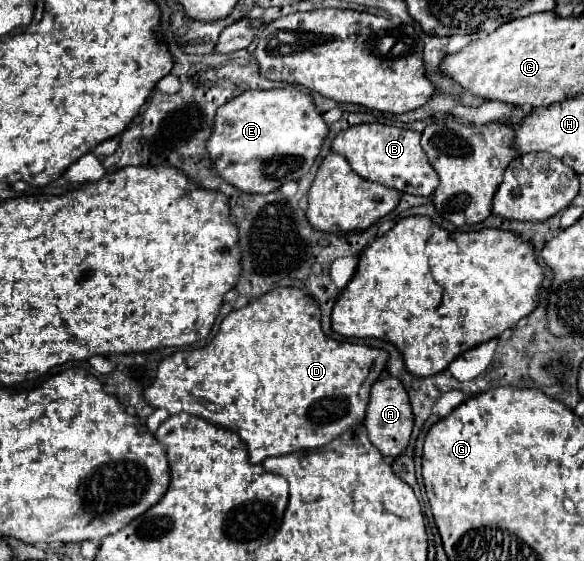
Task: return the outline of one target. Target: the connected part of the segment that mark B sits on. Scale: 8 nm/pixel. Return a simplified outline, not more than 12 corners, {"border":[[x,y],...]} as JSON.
{"border":[[361,123],[333,151],[401,193],[431,195],[439,175],[419,131]]}

